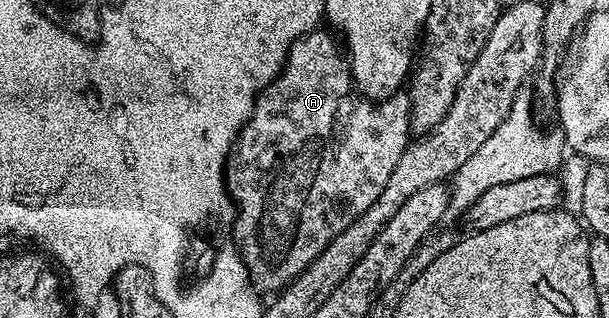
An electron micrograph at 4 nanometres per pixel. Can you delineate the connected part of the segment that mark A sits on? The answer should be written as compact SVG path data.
M318 28L291 44L285 67L258 96L253 114L228 155L225 189L236 210L232 241L249 270L254 287L262 291L284 290L309 268L335 236L342 234L379 200L387 178L395 172L395 164L399 164L411 141L408 93L366 100L355 89L353 72L336 41L328 29Z

